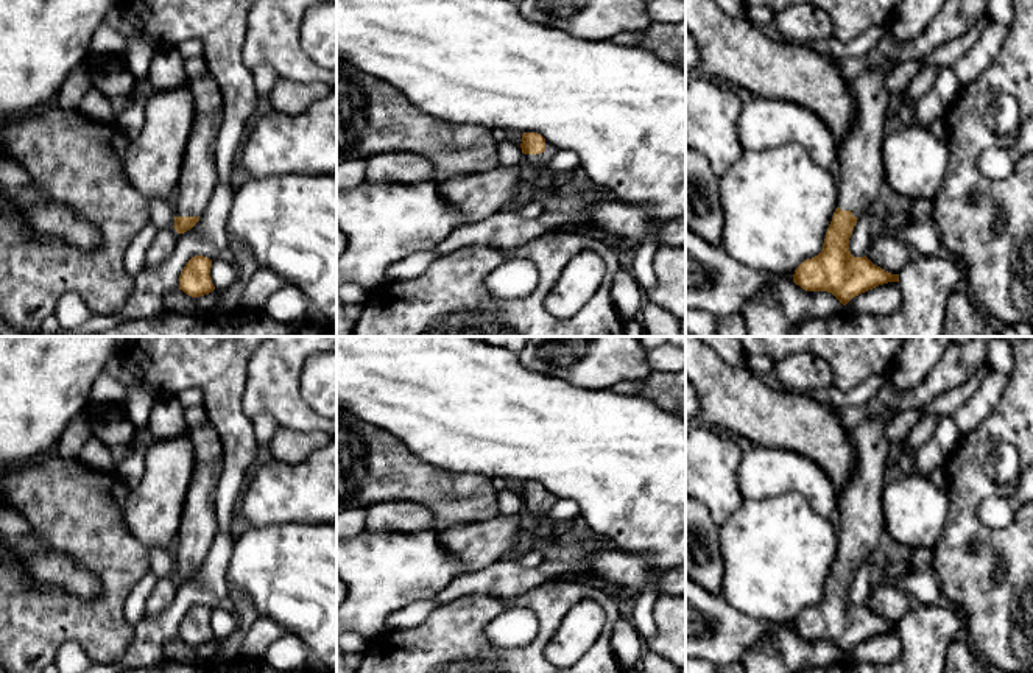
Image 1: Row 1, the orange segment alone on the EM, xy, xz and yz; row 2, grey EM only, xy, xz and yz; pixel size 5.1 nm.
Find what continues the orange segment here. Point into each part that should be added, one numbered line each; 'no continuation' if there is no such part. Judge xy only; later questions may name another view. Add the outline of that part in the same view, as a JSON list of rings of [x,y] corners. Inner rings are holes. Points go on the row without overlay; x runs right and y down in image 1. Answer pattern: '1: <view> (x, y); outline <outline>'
1: xy (197, 532); outline [[[210,421],[187,428],[195,469],[187,489],[173,558],[176,566],[203,566],[217,536],[215,494],[224,467],[220,435]]]

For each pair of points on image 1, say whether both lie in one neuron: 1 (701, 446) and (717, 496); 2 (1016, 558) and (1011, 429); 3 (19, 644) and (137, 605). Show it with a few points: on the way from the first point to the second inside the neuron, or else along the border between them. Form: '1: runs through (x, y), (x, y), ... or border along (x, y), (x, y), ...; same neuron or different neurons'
1: runs through (703, 458), (703, 466), (714, 483); same neuron
2: runs through (977, 530), (968, 521), (968, 460), (974, 449); same neuron
3: border along (142, 578), (125, 602), (123, 617), (131, 627); different neurons

